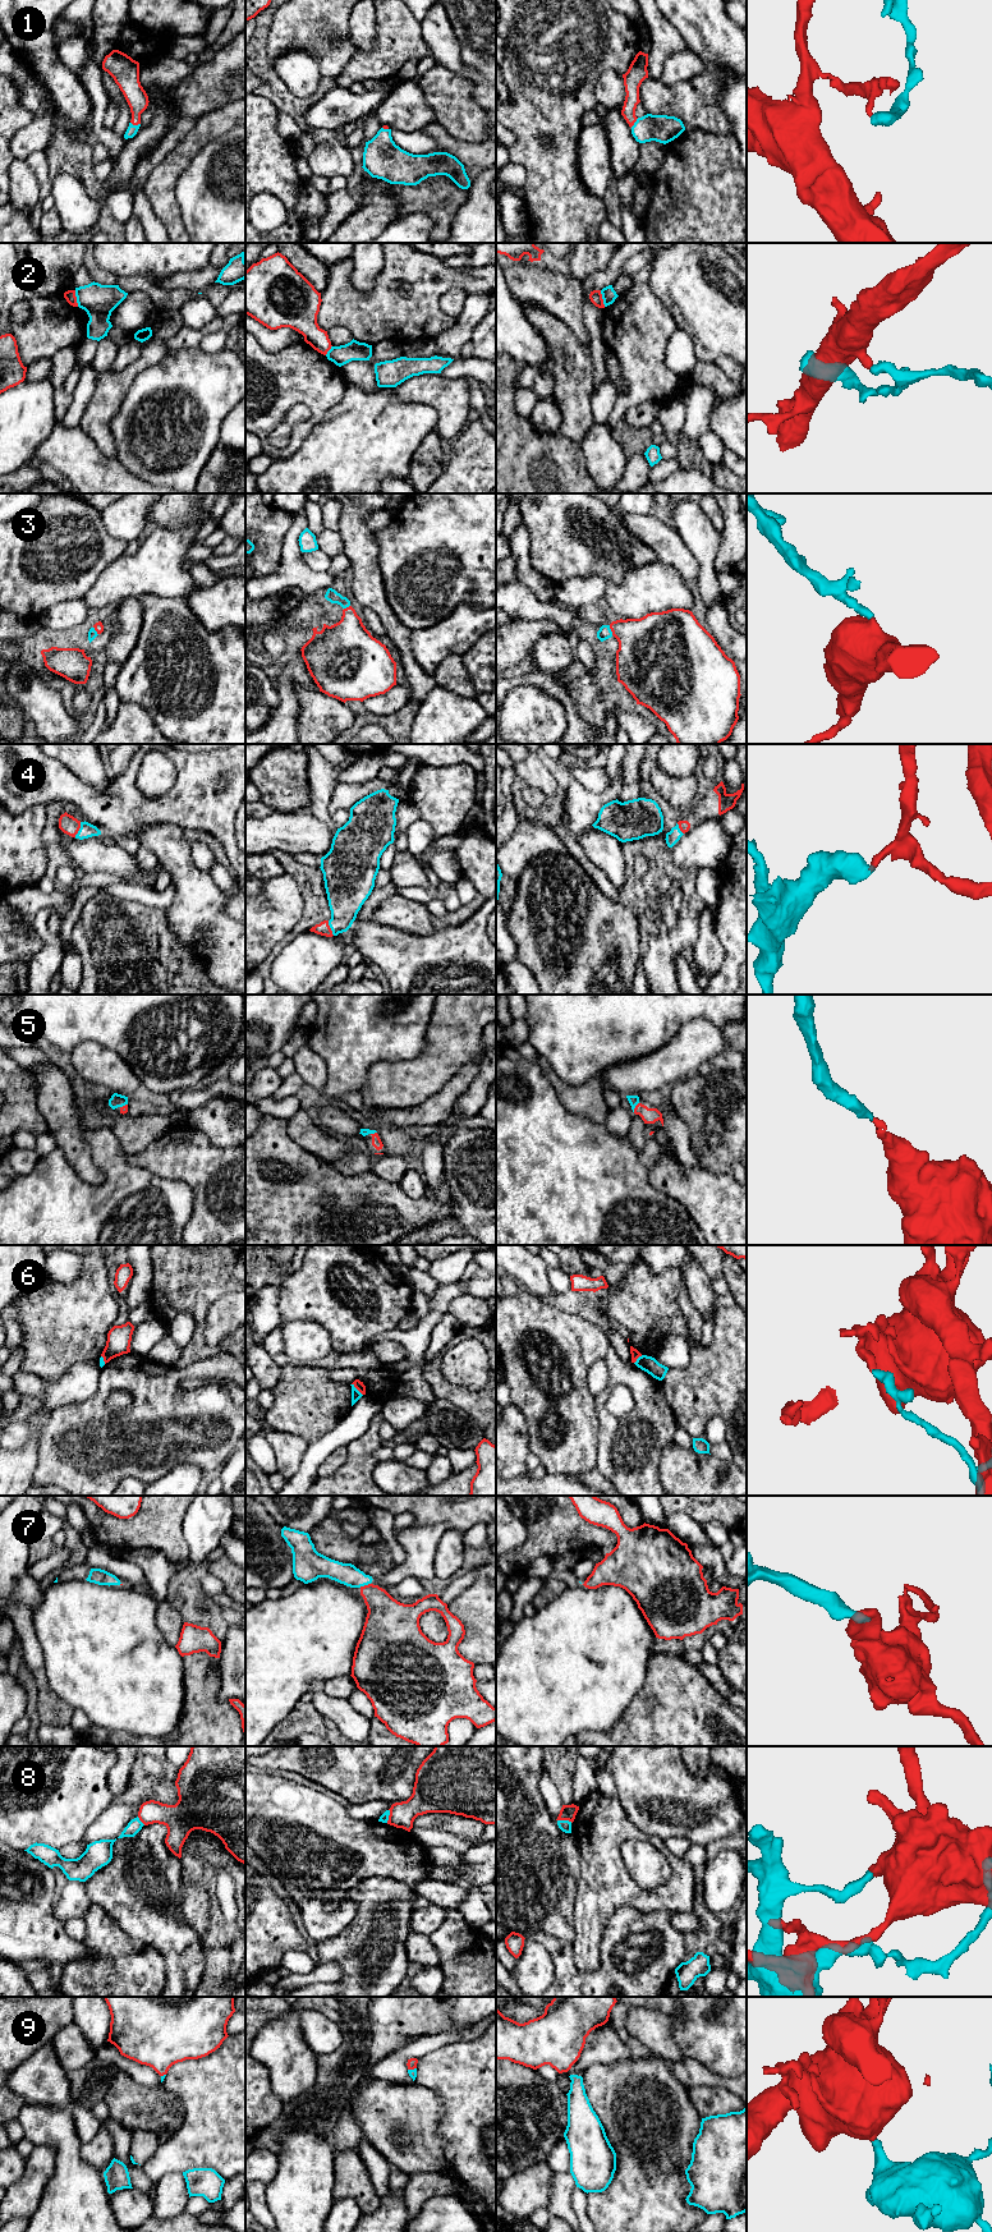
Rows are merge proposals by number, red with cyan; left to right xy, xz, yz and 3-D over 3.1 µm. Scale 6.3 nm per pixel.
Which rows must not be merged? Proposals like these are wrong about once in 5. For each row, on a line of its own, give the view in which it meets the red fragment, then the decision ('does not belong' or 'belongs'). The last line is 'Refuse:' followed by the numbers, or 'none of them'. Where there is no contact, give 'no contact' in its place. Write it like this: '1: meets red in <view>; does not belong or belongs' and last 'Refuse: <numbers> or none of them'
1: meets red in xy; belongs
2: meets red in xy; does not belong
3: meets red in yz; belongs
4: meets red in xy; belongs
5: meets red in yz; belongs
6: meets red in xz; does not belong
7: meets red in xz; belongs
8: meets red in yz; does not belong
9: meets red in xz; belongs
Refuse: 2, 6, 8

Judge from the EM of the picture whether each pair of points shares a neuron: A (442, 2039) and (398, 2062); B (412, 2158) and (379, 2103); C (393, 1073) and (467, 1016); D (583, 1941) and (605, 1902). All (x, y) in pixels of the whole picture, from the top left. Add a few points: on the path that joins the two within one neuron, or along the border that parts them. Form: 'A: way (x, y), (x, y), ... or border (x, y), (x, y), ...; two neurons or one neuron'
A: way (431, 2043), (409, 2051); one neuron
B: way (416, 2143), (405, 2122), (394, 2118); one neuron
C: way (412, 1073), (450, 1036); one neuron
D: way (587, 1932), (589, 1918), (596, 1911); one neuron

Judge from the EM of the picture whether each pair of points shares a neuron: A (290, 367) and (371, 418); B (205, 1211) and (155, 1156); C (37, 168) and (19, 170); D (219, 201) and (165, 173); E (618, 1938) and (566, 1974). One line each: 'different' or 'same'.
A: different
B: same
C: different
D: different
E: same

